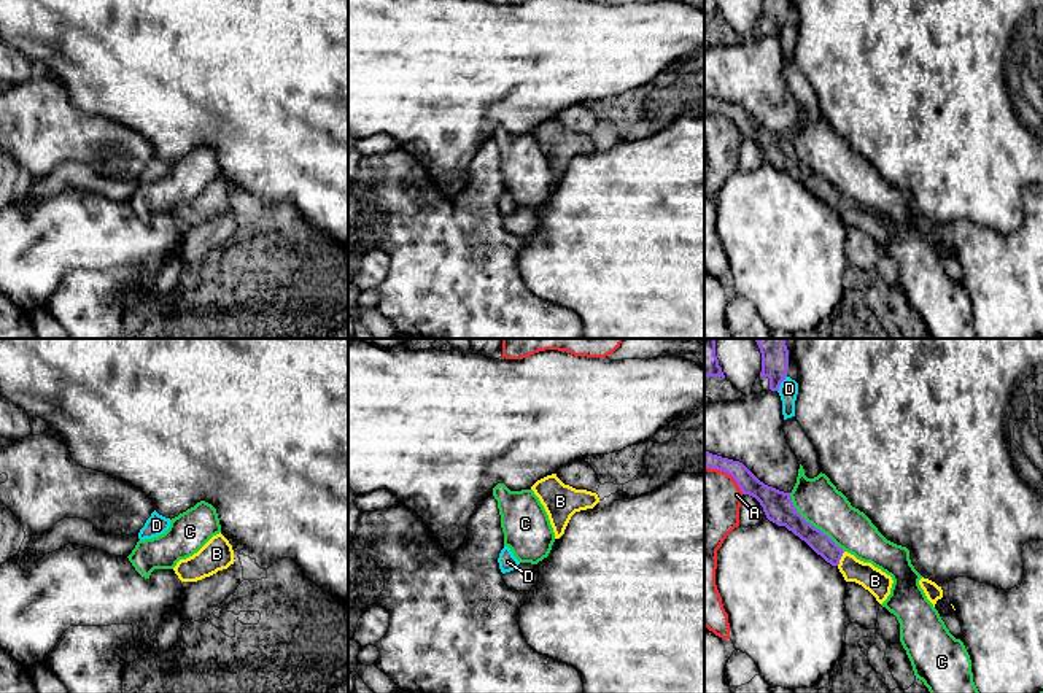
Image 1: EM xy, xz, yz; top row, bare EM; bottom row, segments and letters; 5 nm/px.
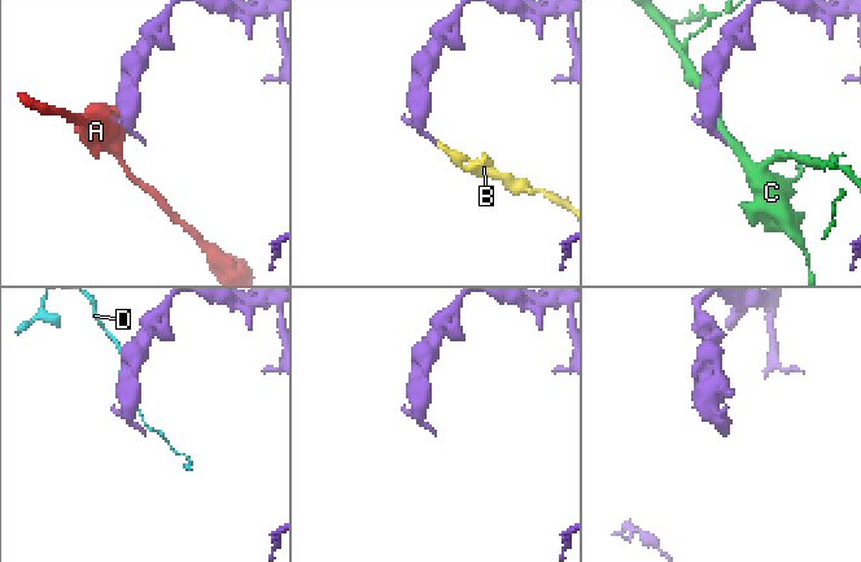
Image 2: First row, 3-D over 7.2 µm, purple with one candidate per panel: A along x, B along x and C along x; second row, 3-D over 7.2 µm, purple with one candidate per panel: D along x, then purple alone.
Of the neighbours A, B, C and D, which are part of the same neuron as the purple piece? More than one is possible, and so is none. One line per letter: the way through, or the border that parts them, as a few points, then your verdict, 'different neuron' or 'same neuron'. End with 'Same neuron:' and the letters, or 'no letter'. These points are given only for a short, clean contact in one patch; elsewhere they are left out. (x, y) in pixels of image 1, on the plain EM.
A: different neuron
B: way yz (816, 183), (840, 202), (853, 213), (875, 224); same neuron
C: different neuron
D: different neuron
Same neuron: B

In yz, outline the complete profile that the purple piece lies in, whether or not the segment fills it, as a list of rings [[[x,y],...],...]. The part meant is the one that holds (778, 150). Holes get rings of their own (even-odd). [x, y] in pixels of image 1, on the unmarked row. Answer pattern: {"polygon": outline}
{"polygon": [[[706,94],[704,110],[731,119],[743,138],[749,138],[760,146],[770,165],[785,170],[805,184],[827,207],[836,210],[846,226],[862,229],[879,248],[887,243],[894,227],[892,221],[871,207],[863,207],[844,196],[827,178],[808,167],[793,151],[790,137],[765,129],[743,106],[712,99]]]}

